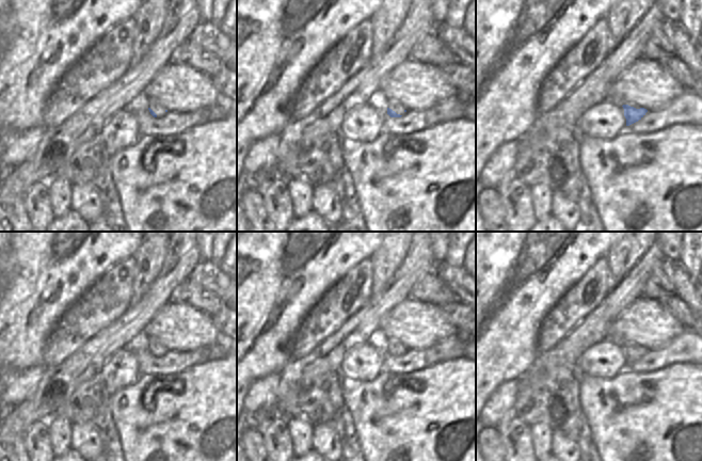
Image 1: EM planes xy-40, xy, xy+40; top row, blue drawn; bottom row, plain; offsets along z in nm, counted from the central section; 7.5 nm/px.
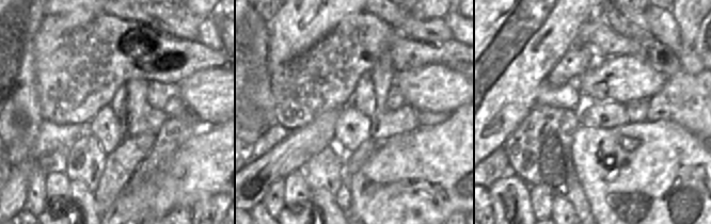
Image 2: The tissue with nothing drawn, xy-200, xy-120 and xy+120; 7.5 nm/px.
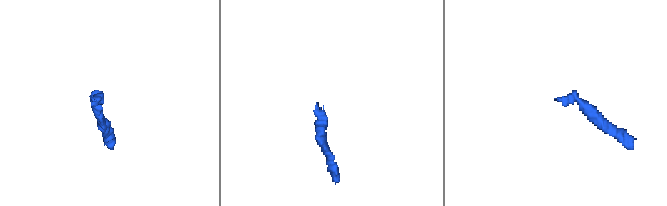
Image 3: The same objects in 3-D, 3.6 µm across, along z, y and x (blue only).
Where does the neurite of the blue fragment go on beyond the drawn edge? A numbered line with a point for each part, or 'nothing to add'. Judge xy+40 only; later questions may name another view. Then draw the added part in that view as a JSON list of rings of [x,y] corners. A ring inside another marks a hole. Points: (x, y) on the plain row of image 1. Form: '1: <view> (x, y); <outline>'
1: xy+40 (606, 359); [[[604,339],[588,348],[579,360],[584,376],[612,378],[626,365],[622,344]]]

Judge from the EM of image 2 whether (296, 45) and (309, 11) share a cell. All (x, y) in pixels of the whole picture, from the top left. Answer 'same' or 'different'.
same

